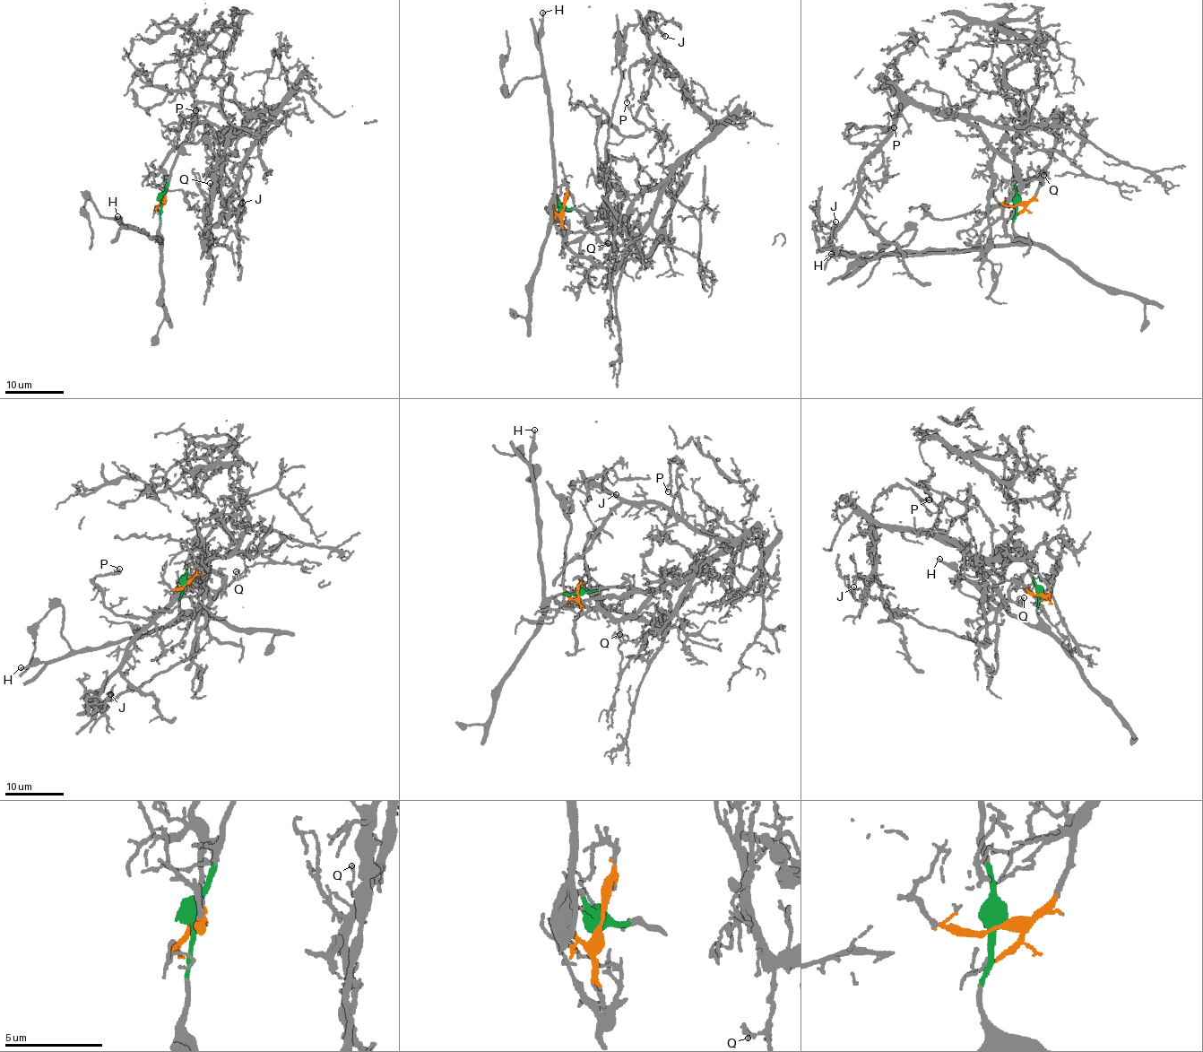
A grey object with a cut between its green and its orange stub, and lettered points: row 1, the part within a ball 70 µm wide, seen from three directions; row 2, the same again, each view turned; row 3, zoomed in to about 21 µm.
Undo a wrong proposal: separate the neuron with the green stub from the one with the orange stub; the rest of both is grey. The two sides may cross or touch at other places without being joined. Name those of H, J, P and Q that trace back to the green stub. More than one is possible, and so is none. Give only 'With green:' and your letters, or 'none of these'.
With green: H

